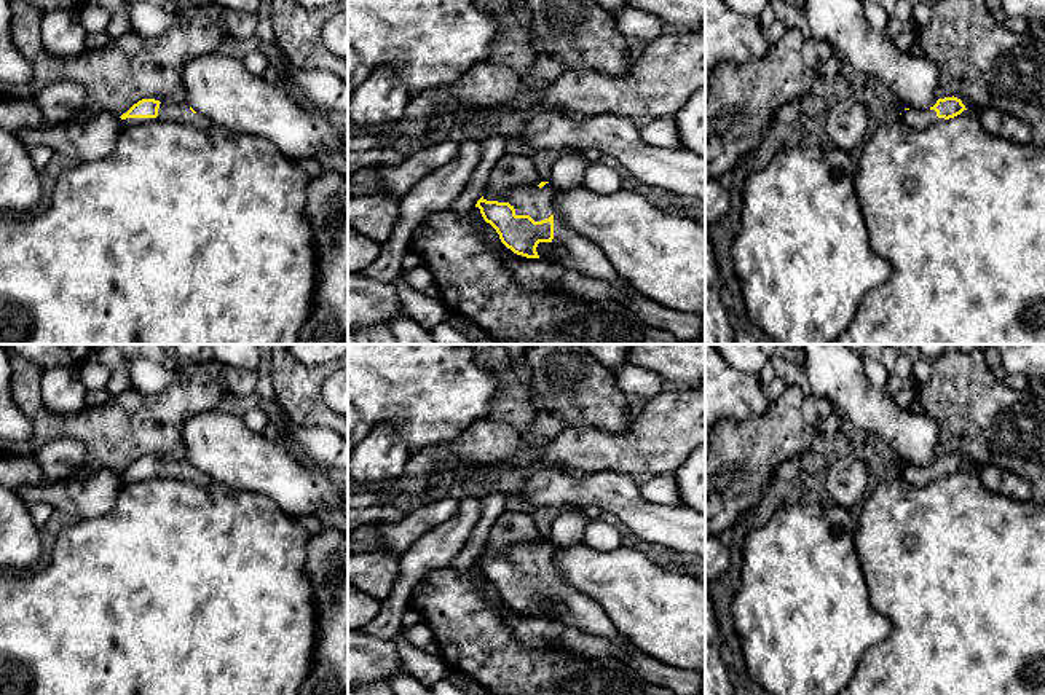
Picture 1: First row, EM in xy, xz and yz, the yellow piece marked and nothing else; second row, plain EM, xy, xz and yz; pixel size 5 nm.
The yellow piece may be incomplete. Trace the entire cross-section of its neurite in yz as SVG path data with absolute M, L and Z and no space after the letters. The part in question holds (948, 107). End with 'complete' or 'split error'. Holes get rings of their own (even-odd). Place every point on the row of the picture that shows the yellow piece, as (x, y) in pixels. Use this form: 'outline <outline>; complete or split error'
outline M944 97L938 99L937 104L927 110L909 110L905 108L900 113L900 120L911 129L921 131L937 123L946 121L960 115L965 108L960 99Z; split error

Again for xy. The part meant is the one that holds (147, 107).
outline M142 99L120 116L126 128L148 121L180 123L198 129L212 126L211 120L196 113L187 104L168 105L155 99Z; split error

